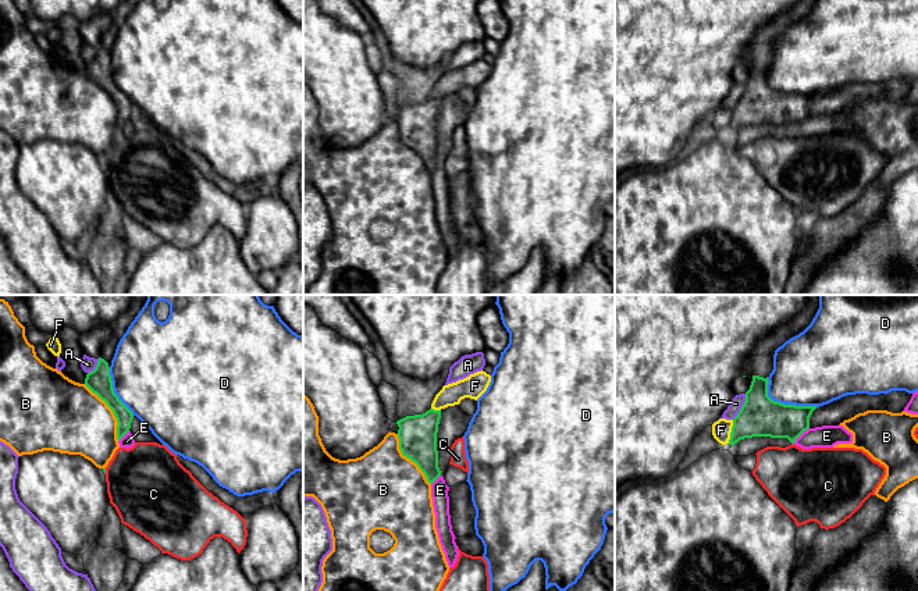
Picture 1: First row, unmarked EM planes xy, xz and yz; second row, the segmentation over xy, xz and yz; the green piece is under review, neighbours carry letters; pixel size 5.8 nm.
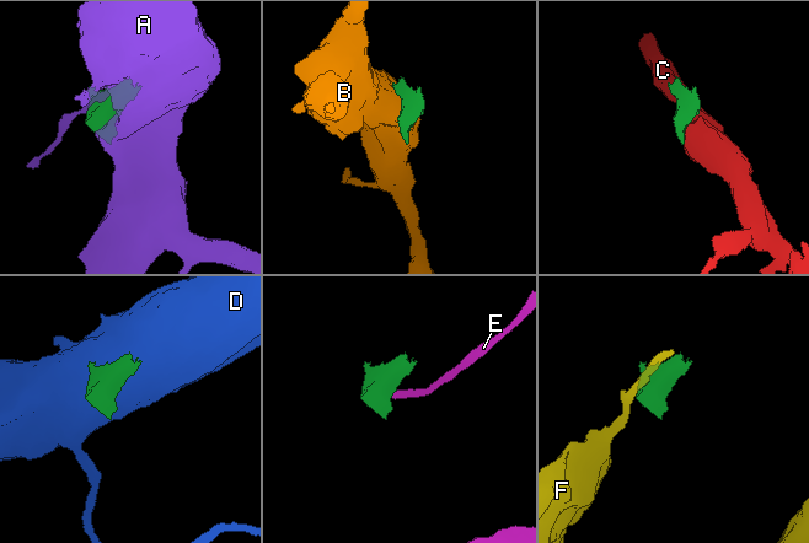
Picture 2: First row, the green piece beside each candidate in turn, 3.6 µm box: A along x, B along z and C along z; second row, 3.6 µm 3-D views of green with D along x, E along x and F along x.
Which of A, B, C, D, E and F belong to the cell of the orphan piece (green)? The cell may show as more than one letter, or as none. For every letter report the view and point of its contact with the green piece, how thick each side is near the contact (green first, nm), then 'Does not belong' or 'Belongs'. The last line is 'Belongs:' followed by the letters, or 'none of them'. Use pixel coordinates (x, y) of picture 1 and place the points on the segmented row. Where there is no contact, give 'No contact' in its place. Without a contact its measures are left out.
A: Touches green at yz (742, 406). Thickness 240 nm (green) against 70 nm. Does not belong
B: Touches green at xy (111, 409). Thickness 140 nm (green) against 400 nm. Does not belong
C: Touches green at xy (105, 470). Thickness 20 nm (green) against 440 nm. Does not belong
D: Touches green at yz (783, 403). Thickness 240 nm (green) against 420 nm. Does not belong
E: Touches green at yz (800, 434). Thickness 240 nm (green) against 130 nm. Does not belong
F: Touches green at yz (732, 431). Thickness 240 nm (green) against 110 nm. Does not belong
Belongs: none of them

